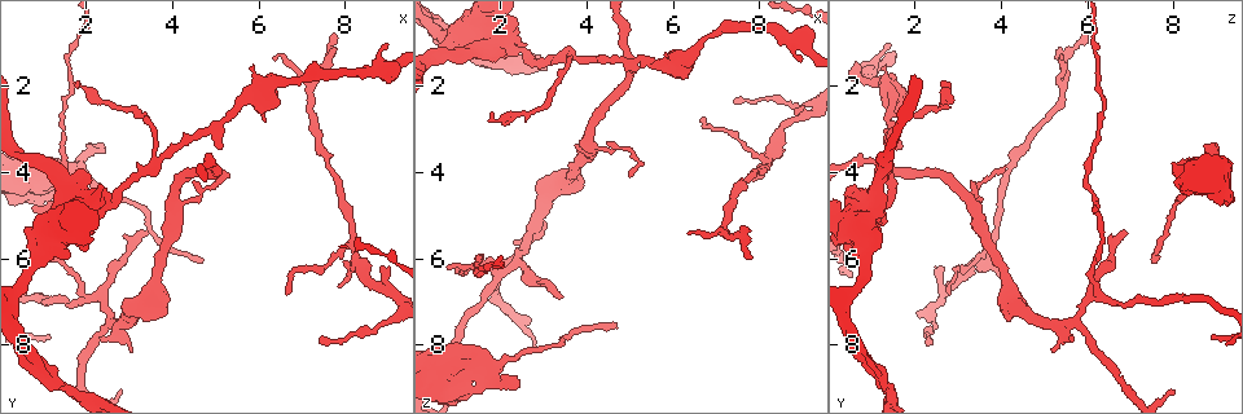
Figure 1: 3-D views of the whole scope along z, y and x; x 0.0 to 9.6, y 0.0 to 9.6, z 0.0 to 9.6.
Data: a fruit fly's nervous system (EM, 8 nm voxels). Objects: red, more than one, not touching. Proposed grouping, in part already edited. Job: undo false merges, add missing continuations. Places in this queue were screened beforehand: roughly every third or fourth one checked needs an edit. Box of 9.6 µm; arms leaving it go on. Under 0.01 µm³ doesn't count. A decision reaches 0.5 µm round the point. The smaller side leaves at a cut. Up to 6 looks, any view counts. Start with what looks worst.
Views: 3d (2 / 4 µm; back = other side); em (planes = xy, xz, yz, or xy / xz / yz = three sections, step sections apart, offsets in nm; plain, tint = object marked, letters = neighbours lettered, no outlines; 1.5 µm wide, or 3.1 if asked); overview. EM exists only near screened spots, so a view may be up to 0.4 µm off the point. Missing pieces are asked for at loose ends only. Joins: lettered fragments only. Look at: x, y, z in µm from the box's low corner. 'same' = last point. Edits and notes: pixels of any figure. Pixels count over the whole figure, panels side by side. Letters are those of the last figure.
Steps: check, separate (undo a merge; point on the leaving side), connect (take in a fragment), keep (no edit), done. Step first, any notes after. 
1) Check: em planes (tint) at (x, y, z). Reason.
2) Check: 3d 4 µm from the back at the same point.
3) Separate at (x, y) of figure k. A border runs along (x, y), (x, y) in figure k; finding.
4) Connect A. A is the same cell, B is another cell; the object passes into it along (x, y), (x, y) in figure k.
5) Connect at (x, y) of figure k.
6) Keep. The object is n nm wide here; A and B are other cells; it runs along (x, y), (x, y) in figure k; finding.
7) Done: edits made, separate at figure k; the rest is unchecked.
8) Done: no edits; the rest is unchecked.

Check: em planes (letters) at (2.75, 7.75, 5.40). Side arm on a straight run.

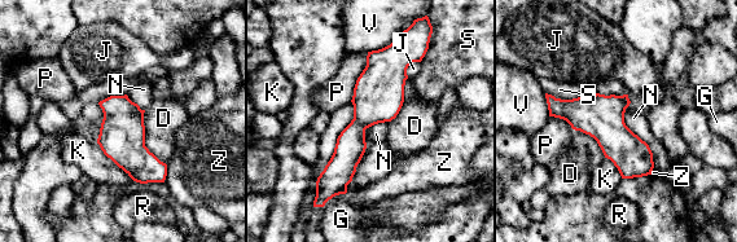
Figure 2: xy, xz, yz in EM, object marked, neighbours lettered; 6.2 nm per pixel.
Keep. The longest contact is with N, 440 nm; D, G, J, K, N, P, R, S, V and Z are other cells; it runs along (382, 53), (343, 185) in figure 2; continuous, no second neuron.

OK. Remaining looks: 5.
Check: 3d 2 µm at (8.85, 6.20, 2.60). Tapers out.

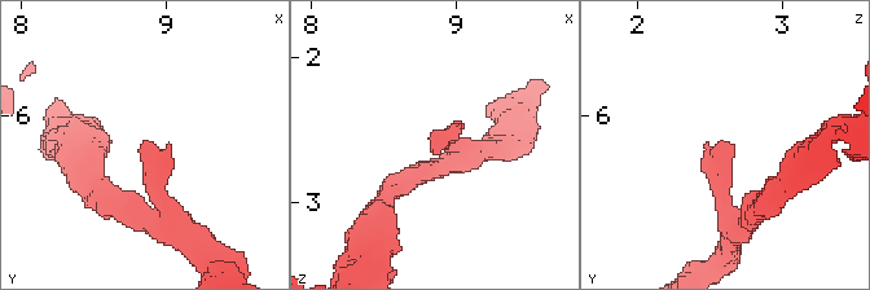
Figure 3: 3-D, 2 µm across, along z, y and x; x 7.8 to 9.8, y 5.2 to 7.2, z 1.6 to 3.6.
Check: em planes (letters) at (8.86, 6.18, 2.62). Need the tissue.

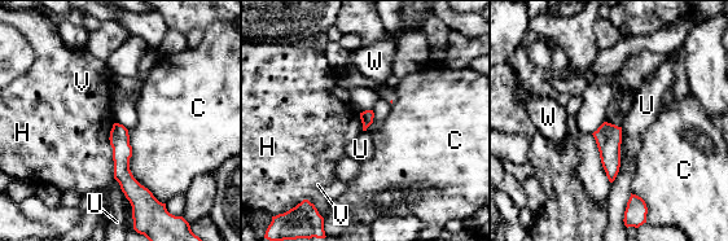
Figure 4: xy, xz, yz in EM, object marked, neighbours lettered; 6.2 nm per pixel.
Keep. The longest contact is with C, 500 nm; C, H, U, V and W are other cells; none of them fits.

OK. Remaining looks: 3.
Check: em yz step 4 (letters) at (1.15, 7.75, 8.95). Thin end.

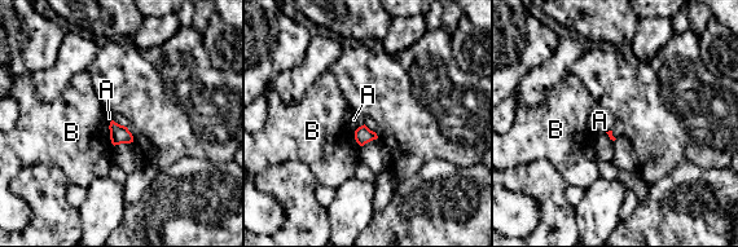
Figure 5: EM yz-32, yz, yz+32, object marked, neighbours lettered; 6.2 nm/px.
Keep. A and B are other cells; a border runs along (364, 123), (355, 131) in figure 5; no lettered fragment goes on from it.

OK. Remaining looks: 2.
Done: no edits; the rest is unchecked.

